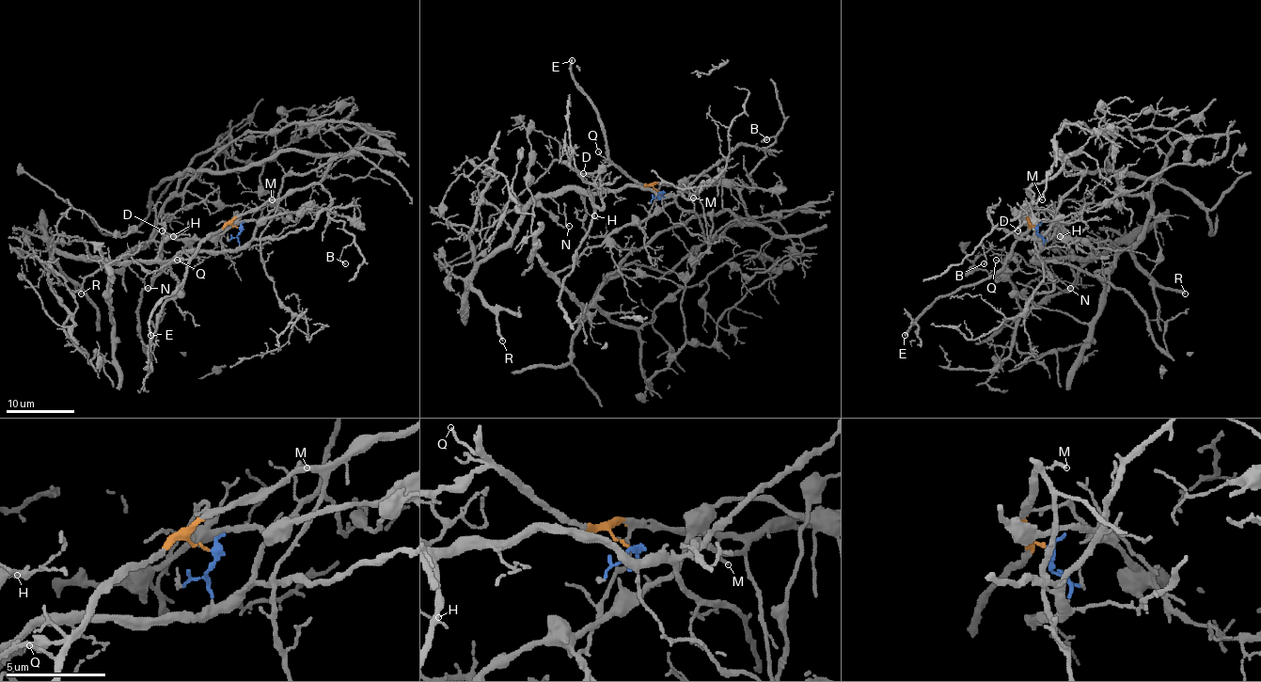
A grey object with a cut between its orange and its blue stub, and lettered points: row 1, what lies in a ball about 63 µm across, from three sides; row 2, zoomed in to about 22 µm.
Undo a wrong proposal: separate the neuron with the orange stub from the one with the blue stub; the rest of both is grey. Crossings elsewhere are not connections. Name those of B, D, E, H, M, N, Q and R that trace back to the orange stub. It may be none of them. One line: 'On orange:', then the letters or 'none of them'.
On orange: B, E, M, Q

